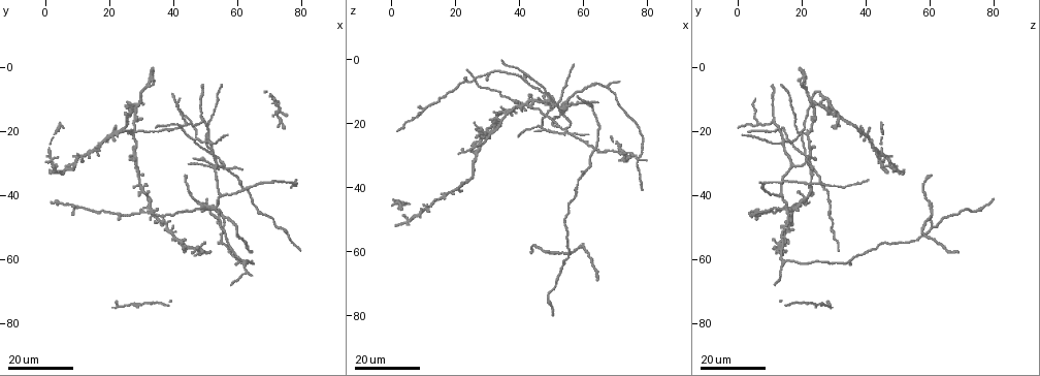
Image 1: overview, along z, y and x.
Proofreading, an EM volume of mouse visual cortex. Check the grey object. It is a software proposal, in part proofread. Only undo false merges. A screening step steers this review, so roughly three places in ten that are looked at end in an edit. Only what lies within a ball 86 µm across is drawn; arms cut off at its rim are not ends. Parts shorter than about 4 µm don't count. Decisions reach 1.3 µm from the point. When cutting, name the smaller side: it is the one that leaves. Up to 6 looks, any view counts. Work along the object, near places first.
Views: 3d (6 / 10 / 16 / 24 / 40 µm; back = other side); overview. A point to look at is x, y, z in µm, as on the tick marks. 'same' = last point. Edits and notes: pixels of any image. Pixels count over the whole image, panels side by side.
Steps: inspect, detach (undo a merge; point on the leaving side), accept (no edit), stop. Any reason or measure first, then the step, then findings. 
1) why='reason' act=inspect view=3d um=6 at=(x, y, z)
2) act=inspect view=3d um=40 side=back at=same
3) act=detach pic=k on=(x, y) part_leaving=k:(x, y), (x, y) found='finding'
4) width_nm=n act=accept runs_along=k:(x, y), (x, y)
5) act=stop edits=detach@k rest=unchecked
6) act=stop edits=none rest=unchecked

why='three arms meet' act=inspect view=3d um=16 at=(53.5, 30.5, 18.0)

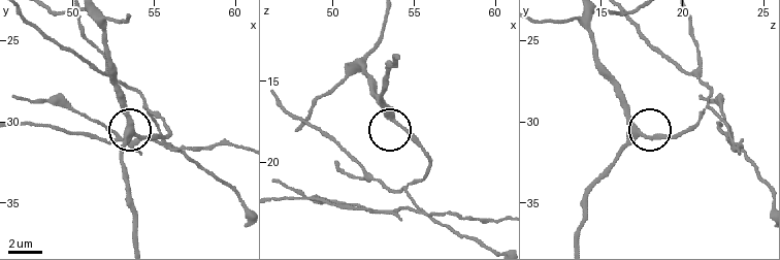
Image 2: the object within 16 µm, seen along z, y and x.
why='zoom in' act=inspect view=3d um=6 at=(53.7, 30.8, 17.4)

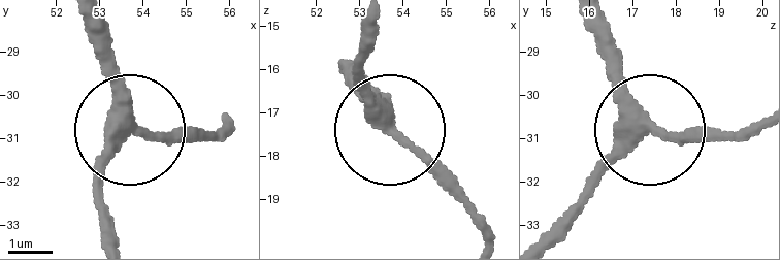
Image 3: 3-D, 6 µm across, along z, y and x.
arms=3 act=accept runs_along=3:(111, 237), (104, 159), (127, 104), (97, 41) found='all the same neuron'

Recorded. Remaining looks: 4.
why='branch point' act=inspect view=3d um=16 at=(52.0, 26.5, 20.5)

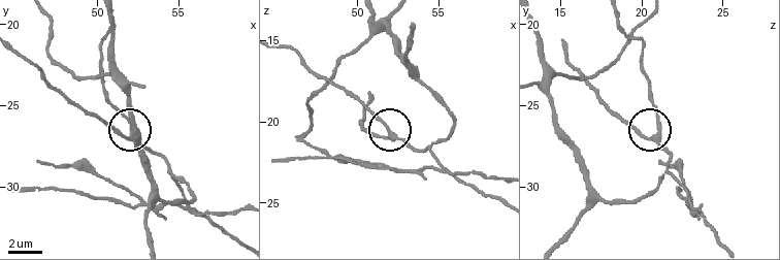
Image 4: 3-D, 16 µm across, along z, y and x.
act=inspect view=3d um=10 at=(52.1, 26.8, 20.8)

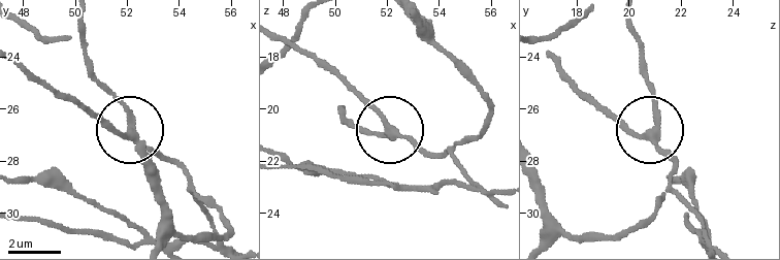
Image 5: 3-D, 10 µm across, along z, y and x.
act=inspect view=3d um=10 side=back at=(52.2, 26.7, 20.9)

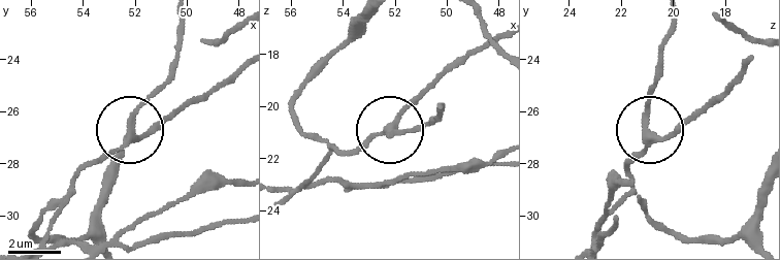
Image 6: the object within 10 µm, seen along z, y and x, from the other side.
width_nm=220 act=accept runs_along=6:(92, 242), (32, 232), (86, 167), (128, 134), (170, 121) found='continuous, no second neuron'

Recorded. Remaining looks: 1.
act=stop edits=none rest=unchecked

